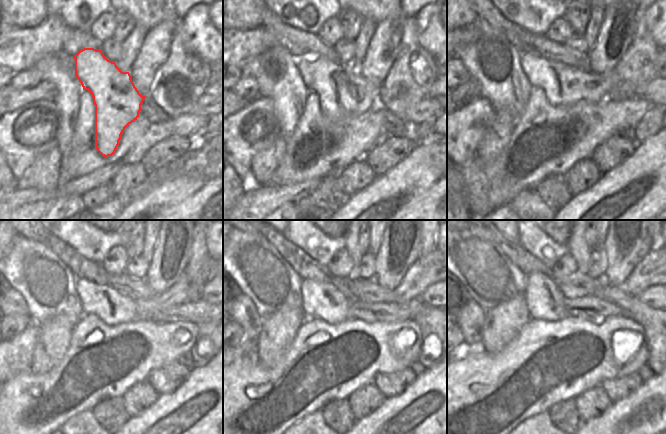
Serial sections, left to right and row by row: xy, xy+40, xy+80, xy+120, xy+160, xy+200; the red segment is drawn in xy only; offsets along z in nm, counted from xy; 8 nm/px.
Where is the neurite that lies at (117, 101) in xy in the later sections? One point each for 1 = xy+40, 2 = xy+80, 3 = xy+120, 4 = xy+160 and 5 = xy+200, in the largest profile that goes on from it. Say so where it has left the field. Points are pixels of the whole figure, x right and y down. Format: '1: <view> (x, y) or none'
1: xy+40 (342, 90)
2: xy+80 (562, 84)
3: xy+120 (112, 307)
4: xy+160 (320, 300)
5: xy+200 (545, 301)

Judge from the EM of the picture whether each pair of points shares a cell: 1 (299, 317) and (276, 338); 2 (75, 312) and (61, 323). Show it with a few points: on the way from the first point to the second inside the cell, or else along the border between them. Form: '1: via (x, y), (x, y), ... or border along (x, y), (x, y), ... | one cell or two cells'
1: via (293, 321), (282, 332) | one cell
2: border along (45, 322), (56, 316), (66, 316), (75, 325) | two cells

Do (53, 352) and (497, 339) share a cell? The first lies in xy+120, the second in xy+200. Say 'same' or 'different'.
same

